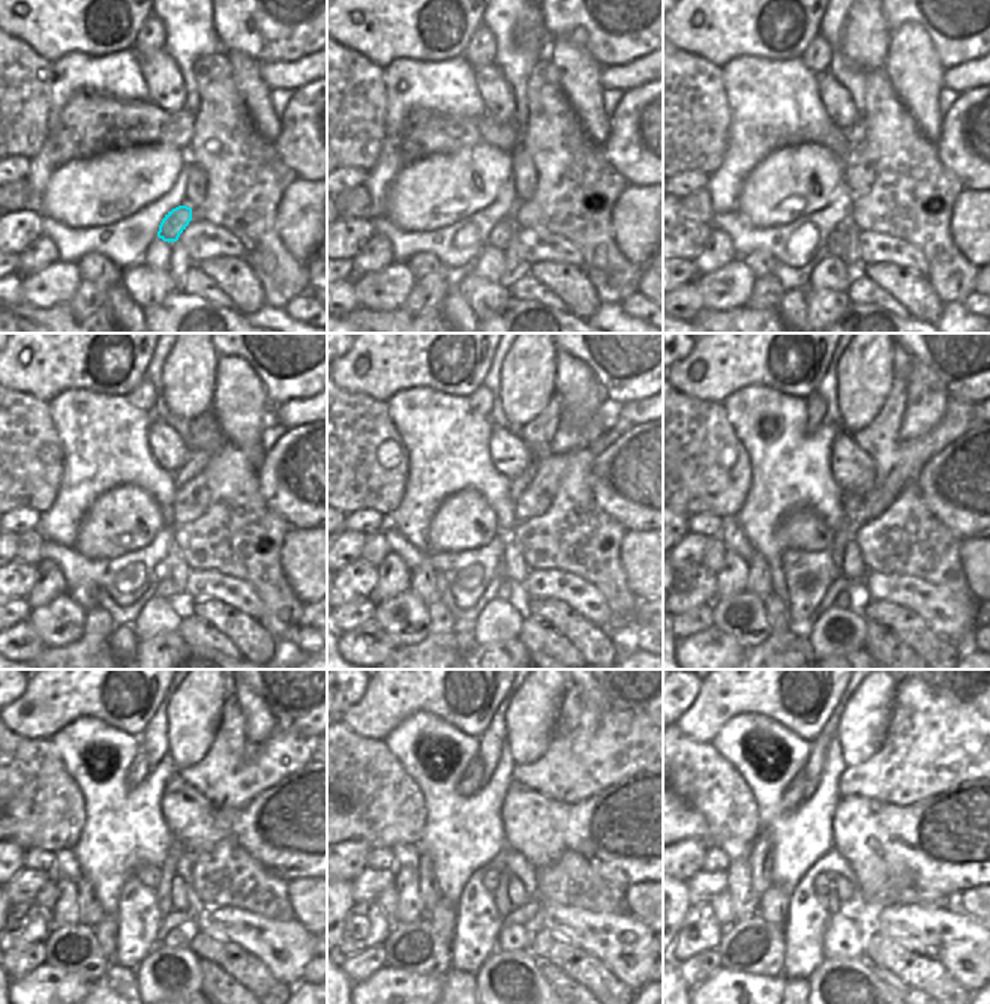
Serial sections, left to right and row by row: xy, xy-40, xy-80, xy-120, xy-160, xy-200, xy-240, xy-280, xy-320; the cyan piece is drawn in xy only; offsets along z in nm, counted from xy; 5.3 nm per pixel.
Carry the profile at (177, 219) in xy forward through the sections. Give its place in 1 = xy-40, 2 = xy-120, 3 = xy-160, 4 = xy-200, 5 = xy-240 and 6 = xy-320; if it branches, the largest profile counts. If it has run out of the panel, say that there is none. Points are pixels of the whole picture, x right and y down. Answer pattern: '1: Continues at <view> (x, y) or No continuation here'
1: Continues at xy-40 (501, 234)
2: Continues at xy-120 (165, 587)
3: Continues at xy-160 (504, 589)
4: Continues at xy-200 (842, 601)
5: Continues at xy-240 (174, 938)
6: Continues at xy-320 (845, 938)

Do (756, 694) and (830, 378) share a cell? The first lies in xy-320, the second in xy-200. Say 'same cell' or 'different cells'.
different cells

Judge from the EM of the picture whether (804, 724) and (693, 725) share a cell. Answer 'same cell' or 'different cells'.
same cell

